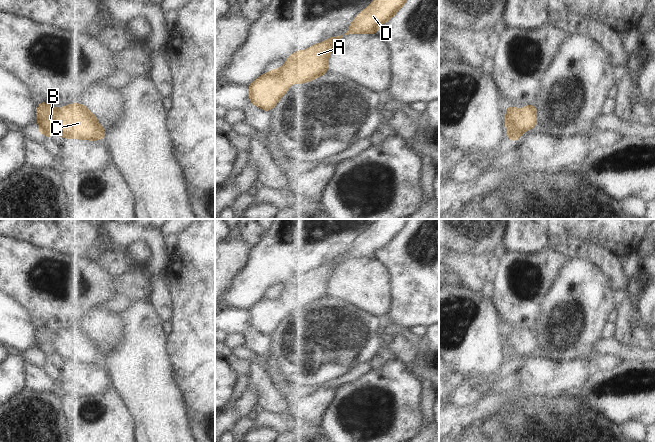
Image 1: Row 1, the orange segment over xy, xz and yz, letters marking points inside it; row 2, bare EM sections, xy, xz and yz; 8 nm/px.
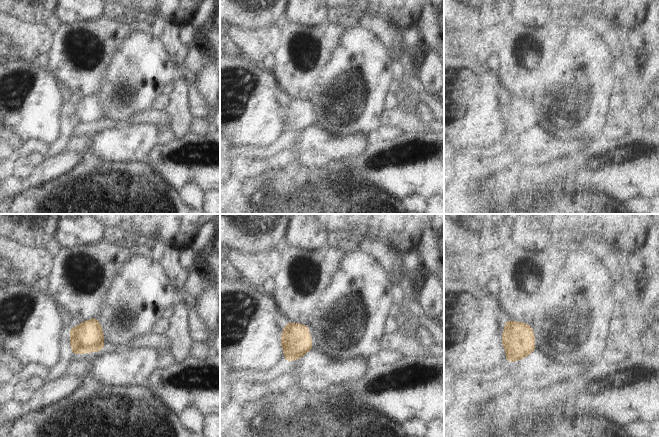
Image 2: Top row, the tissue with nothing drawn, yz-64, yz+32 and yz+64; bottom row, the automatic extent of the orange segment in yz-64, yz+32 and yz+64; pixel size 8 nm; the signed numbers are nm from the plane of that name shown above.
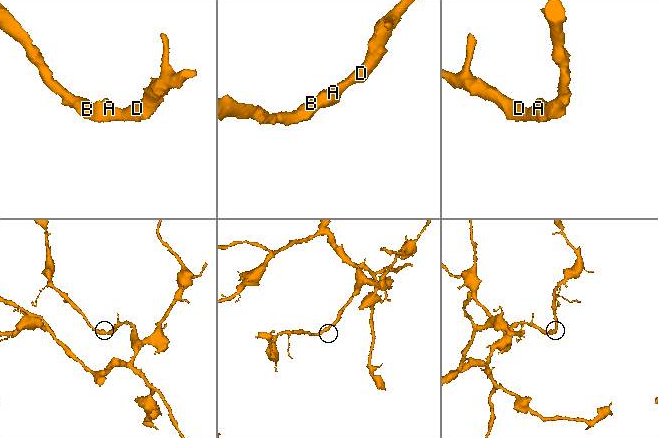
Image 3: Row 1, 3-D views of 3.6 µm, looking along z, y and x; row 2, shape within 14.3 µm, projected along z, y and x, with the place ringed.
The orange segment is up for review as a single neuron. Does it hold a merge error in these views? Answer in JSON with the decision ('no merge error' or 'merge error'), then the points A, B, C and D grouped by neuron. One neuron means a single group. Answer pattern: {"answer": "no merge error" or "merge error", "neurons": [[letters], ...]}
{"answer": "no merge error", "neurons": [["A", "B", "C", "D"]]}

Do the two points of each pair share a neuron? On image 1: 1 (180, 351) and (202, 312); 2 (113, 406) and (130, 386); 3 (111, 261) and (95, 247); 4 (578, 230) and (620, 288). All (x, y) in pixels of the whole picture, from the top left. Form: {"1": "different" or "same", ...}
{"1": "same", "2": "different", "3": "different", "4": "different"}

